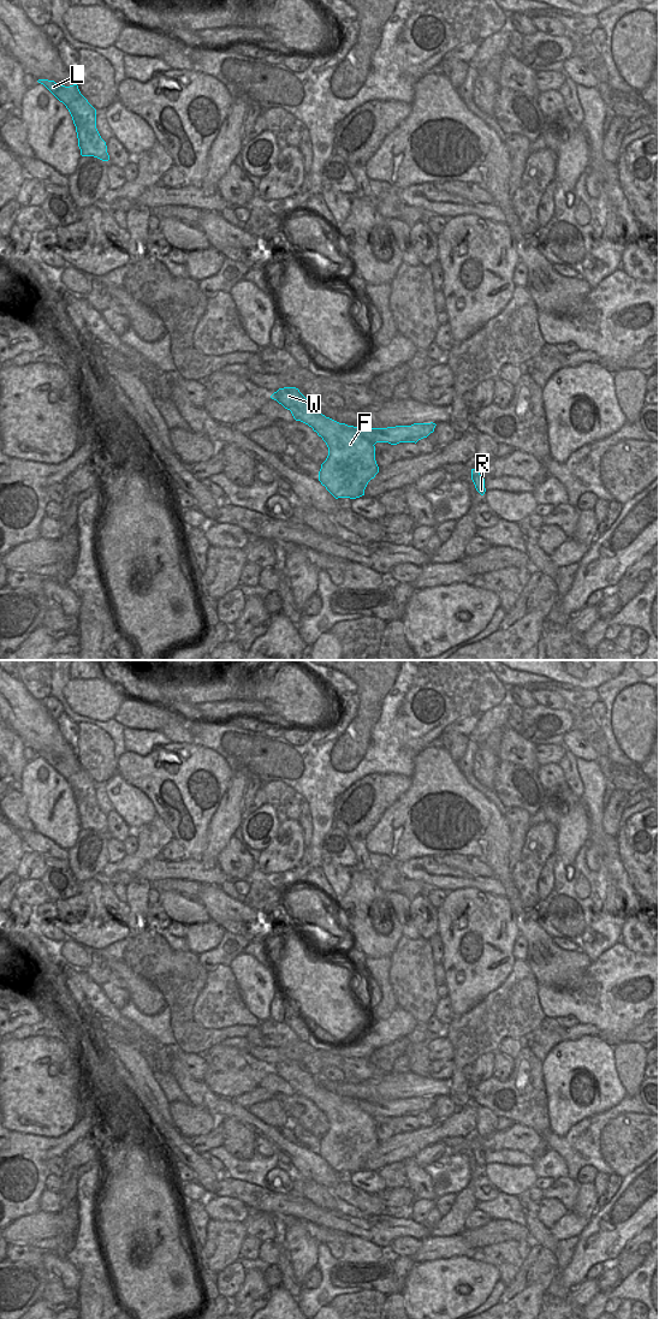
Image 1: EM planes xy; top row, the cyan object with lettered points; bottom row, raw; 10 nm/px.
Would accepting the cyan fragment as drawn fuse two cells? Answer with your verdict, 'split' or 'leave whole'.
split

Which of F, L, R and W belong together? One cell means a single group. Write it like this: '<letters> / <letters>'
F L W / R

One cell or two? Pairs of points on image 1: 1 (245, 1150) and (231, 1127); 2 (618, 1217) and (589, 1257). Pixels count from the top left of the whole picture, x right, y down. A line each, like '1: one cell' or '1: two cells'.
1: one cell
2: one cell

